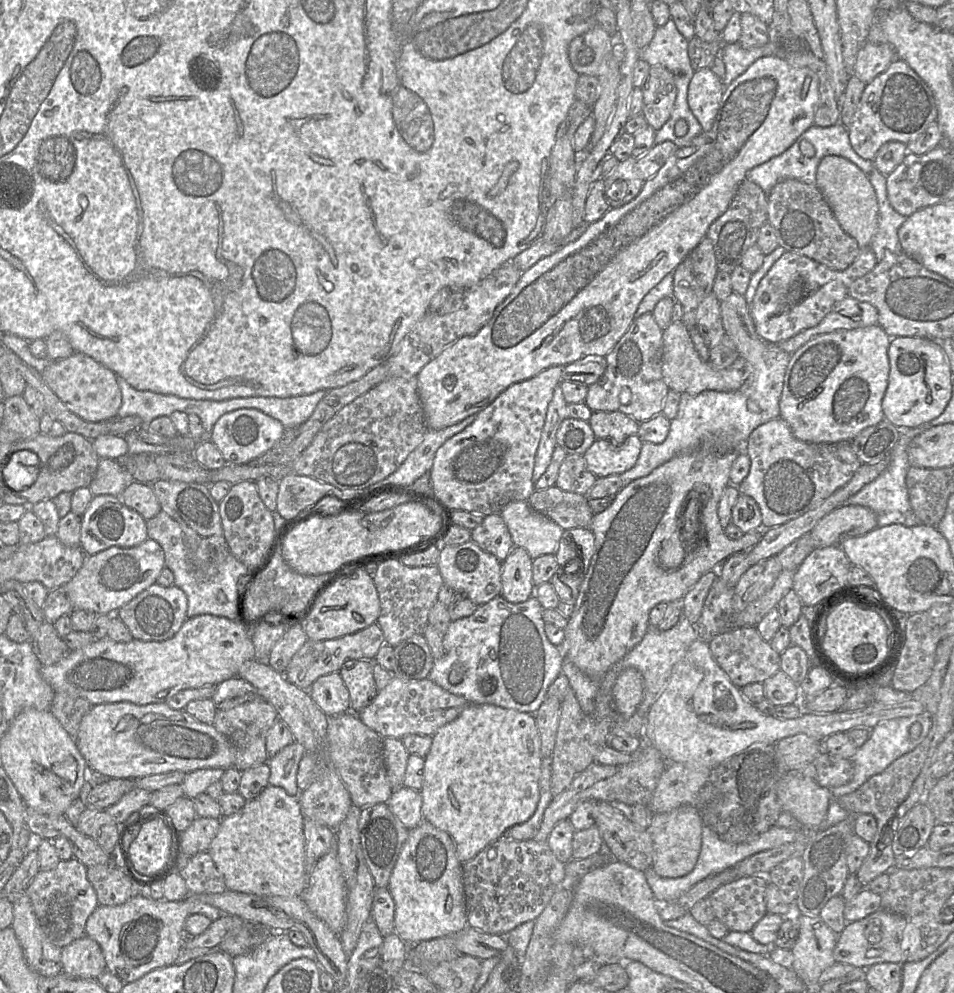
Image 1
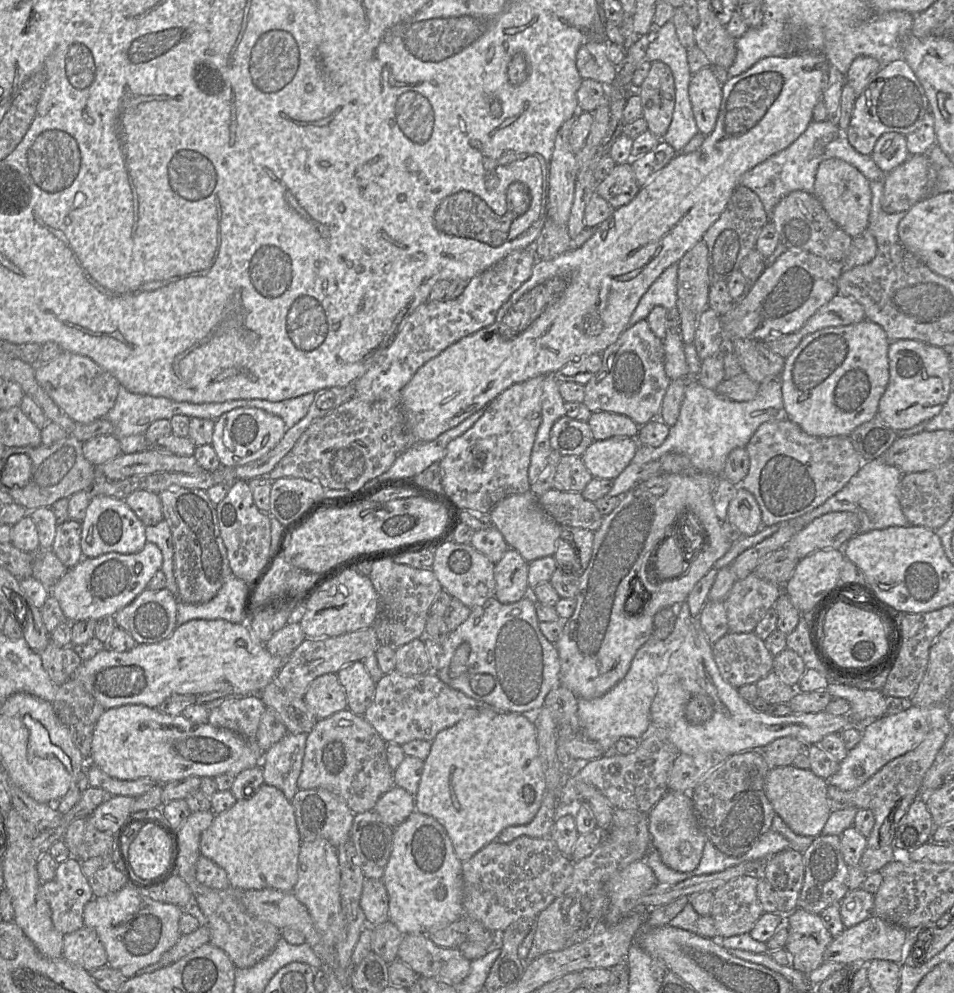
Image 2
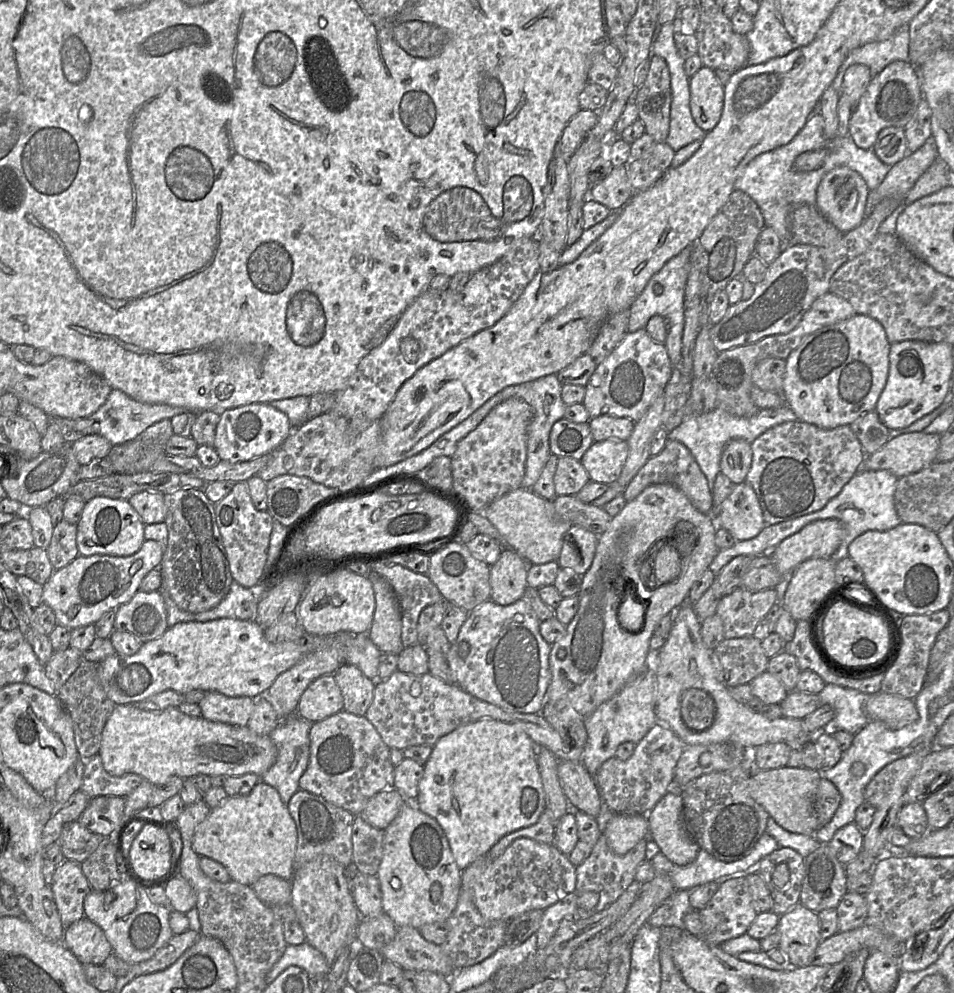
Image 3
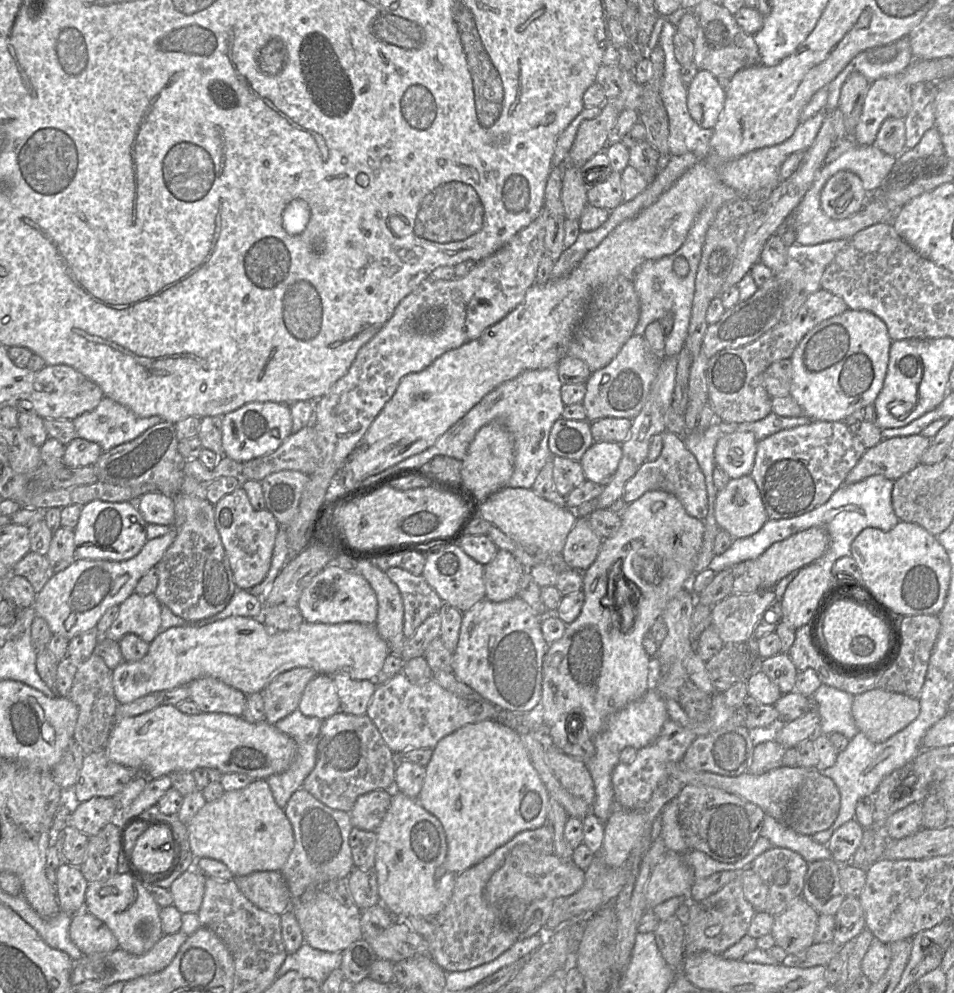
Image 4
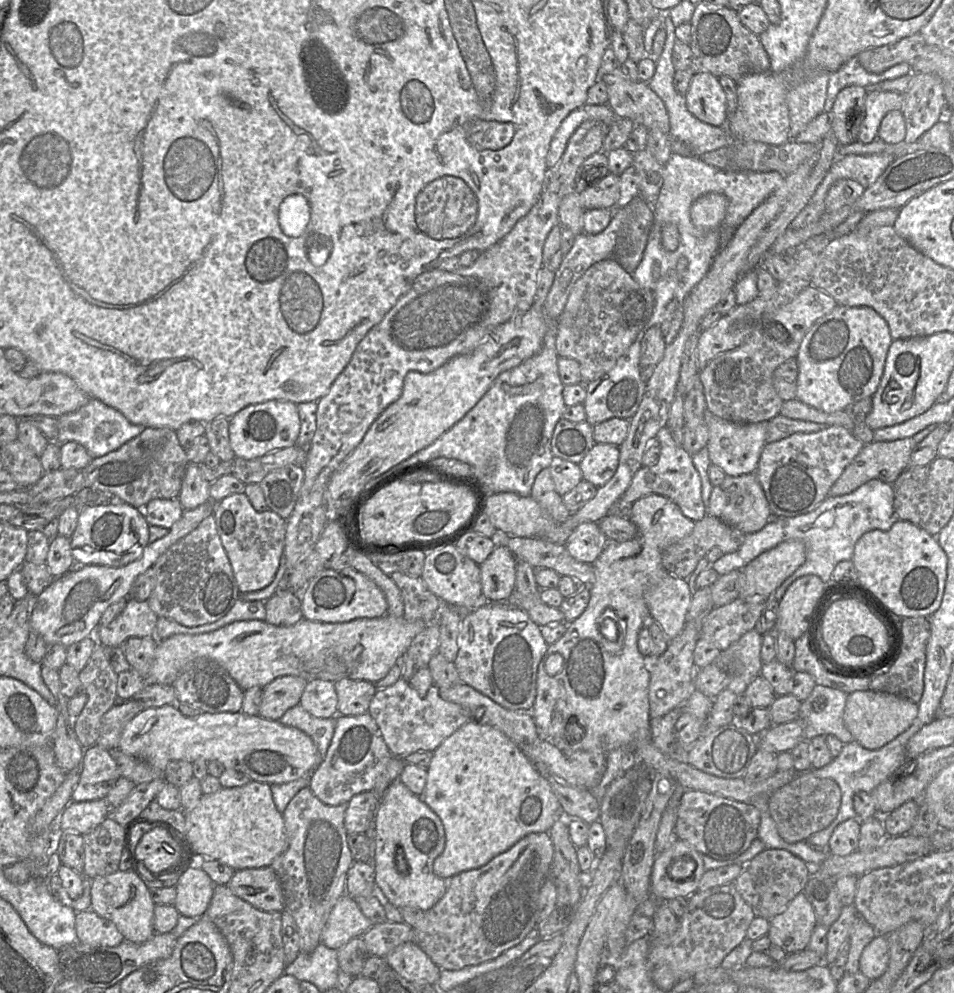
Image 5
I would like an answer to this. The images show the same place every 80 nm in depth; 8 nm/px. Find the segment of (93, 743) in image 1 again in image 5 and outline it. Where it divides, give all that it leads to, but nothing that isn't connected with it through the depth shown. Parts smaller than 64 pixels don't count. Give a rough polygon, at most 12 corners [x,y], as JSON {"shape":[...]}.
{"shape":[[144,709],[118,750],[164,772],[217,760],[281,784],[323,758],[302,730],[242,711]]}

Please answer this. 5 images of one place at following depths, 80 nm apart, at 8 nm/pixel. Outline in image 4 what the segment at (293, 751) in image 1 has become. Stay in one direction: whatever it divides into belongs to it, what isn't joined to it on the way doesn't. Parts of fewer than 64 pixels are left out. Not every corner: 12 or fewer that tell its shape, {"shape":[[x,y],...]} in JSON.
{"shape":[[297,708],[275,723],[296,743],[284,771],[265,779],[285,808],[315,766],[323,720]]}

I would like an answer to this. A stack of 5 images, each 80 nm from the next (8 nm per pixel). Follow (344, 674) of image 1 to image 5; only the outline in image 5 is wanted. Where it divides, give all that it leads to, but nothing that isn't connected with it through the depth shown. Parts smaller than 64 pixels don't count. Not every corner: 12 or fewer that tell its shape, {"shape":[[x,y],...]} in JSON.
{"shape":[[343,677],[334,682],[339,715],[367,712],[374,683]]}

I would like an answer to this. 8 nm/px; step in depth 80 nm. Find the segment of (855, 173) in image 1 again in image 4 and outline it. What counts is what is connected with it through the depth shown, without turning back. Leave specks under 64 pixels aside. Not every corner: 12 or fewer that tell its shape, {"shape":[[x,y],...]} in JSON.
{"shape":[[853,172],[825,183],[821,208],[833,219],[859,212],[870,194]]}

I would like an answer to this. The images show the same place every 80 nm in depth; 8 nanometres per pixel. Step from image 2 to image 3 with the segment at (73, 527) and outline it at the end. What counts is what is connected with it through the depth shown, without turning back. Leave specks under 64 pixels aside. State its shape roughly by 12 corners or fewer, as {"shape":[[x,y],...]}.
{"shape":[[77,525],[54,526],[46,551],[54,570],[80,555]]}

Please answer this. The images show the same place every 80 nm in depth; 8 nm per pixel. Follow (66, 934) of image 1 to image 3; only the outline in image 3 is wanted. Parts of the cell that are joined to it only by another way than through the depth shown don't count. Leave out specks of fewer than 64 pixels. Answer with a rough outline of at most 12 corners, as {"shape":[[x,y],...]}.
{"shape":[[79,863],[58,865],[50,888],[64,929],[84,917],[91,887]]}

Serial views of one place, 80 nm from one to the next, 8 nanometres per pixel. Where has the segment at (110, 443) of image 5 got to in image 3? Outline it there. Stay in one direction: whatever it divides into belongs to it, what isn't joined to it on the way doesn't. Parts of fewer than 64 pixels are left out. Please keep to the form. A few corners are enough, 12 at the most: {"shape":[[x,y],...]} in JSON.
{"shape":[[112,389],[89,418],[112,446],[188,412],[148,404]]}

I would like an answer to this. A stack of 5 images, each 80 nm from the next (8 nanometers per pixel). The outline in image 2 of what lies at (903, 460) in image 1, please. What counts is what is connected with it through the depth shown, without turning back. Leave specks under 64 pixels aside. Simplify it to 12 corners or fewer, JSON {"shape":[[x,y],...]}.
{"shape":[[864,462],[823,505],[795,518],[853,512],[859,533],[909,526],[898,498],[903,473]]}

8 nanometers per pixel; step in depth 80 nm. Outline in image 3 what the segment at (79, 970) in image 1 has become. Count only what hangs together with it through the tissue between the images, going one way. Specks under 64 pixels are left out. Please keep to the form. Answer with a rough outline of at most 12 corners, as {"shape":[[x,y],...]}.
{"shape":[[86,917],[64,929],[63,944],[81,964],[112,954],[103,930]]}

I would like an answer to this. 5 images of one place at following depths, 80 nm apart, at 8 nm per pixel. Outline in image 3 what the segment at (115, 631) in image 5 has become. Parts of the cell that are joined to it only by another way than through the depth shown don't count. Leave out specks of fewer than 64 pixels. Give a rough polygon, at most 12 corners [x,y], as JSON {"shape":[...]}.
{"shape":[[138,590],[116,609],[114,629],[143,643],[168,624],[161,591]]}

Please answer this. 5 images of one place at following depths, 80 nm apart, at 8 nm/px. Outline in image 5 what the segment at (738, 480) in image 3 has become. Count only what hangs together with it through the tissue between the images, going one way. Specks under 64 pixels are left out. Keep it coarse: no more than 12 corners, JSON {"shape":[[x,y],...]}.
{"shape":[[708,409],[711,464],[755,473],[769,421],[734,423]]}

